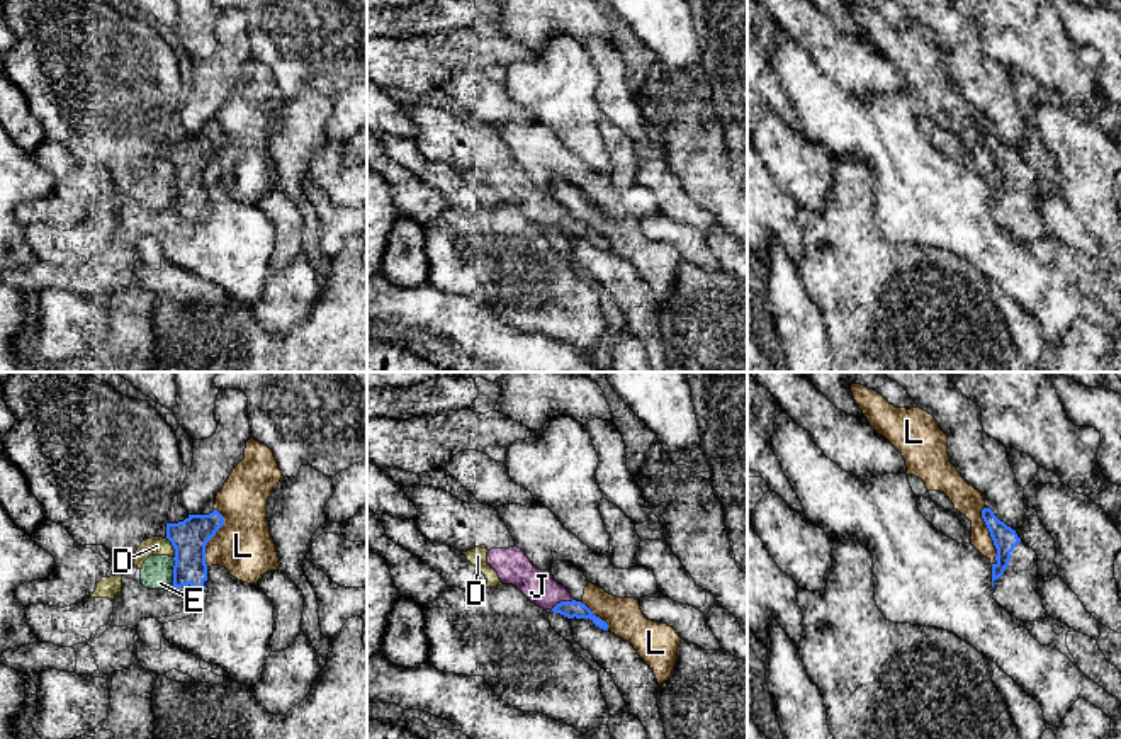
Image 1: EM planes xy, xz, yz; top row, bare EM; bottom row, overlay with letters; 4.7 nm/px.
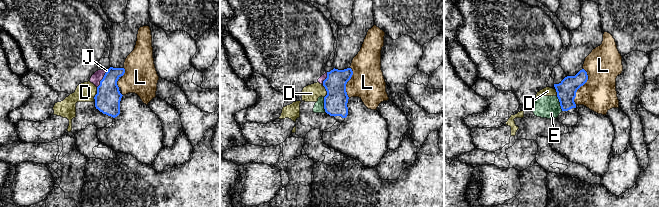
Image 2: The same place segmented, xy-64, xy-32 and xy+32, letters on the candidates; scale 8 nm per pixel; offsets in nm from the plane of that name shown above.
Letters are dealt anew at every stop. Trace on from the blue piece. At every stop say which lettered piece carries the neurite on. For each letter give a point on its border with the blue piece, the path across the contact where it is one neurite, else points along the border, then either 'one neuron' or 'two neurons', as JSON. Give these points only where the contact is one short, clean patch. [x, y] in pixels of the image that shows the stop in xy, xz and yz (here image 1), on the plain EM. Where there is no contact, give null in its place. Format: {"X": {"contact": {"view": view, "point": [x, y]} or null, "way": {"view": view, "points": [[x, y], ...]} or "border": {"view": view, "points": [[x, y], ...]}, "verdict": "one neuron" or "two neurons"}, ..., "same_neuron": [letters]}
{"D": {"contact": {"view": "xy", "point": [174, 167]}, "border": {"view": "xy", "points": [[165, 157], [174, 169], [174, 177]]}, "verdict": "two neurons"}, "E": {"contact": {"view": "xy", "point": [174, 192]}, "border": {"view": "xy", "points": [[172, 177], [174, 206]]}, "verdict": "two neurons"}, "J": {"contact": {"view": "xz", "point": [561, 221]}, "way": {"view": "xz", "points": [[573, 228], [561, 221], [539, 206]]}, "verdict": "one neuron"}, "L": {"contact": {"view": "yz", "point": [991, 155]}, "border": {"view": "yz", "points": [[984, 126], [982, 138], [996, 169], [996, 184]]}, "verdict": "two neurons"}, "same_neuron": ["J"]}

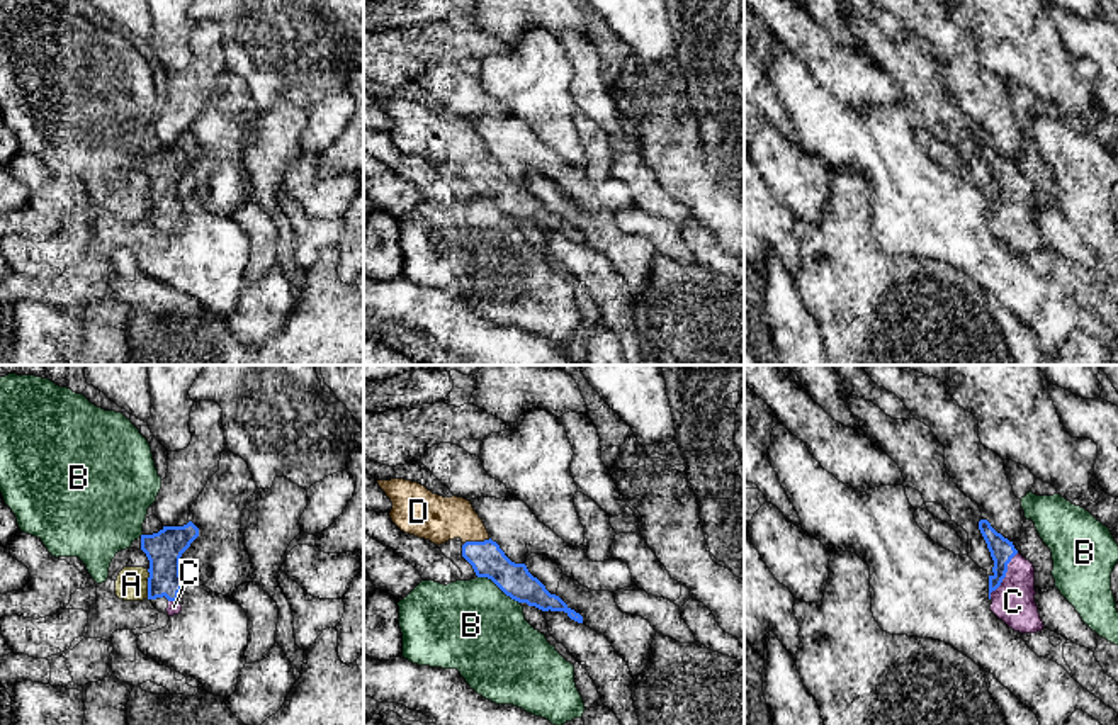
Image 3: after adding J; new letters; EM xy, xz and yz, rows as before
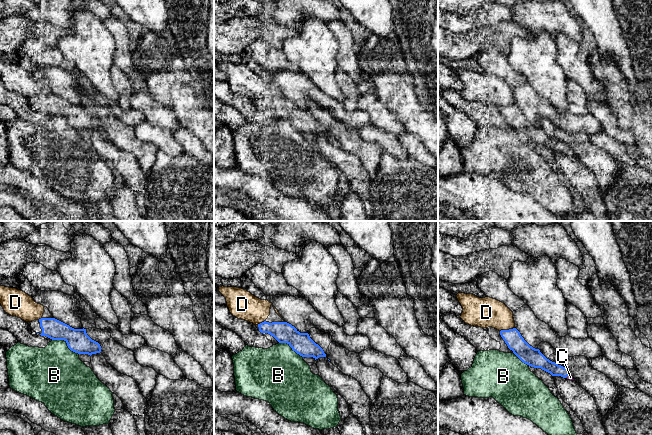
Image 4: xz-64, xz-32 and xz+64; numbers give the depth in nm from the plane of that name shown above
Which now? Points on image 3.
{"A": {"contact": {"view": "xy", "point": [148, 204]}, "border": {"view": "xy", "points": [[146, 189], [148, 218]]}, "verdict": "two neurons"}, "B": {"contact": {"view": "xz", "point": [498, 206]}, "verdict": "two neurons"}, "C": {"contact": {"view": "yz", "point": [1005, 196]}, "way": {"view": "yz", "points": [[1001, 168], [1005, 196], [1011, 202], [1013, 221]]}, "verdict": "one neuron"}, "D": {"contact": {"view": "xz", "point": [476, 162]}, "verdict": "two neurons"}, "same_neuron": ["C"]}

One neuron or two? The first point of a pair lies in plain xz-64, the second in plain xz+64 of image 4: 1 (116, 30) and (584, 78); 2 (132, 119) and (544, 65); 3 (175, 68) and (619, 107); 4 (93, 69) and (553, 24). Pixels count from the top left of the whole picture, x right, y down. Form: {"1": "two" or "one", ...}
{"1": "one", "2": "two", "3": "one", "4": "two"}

